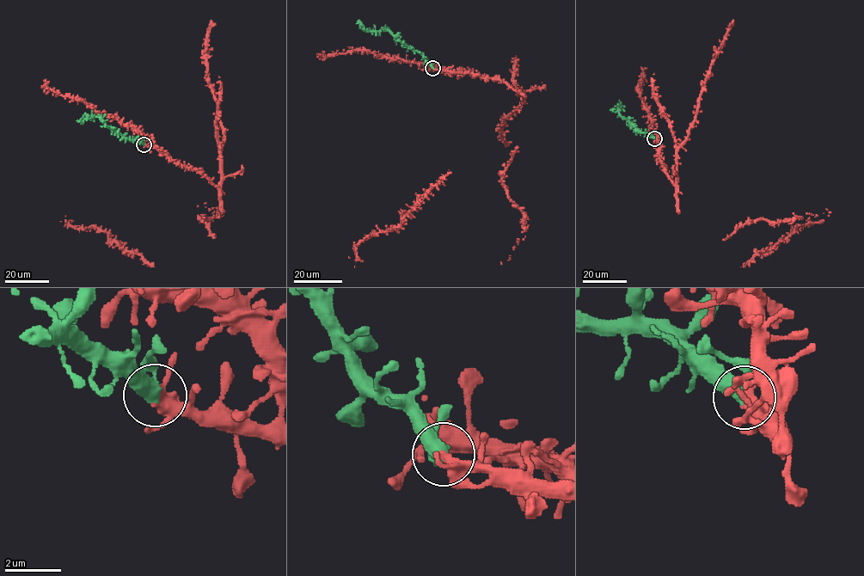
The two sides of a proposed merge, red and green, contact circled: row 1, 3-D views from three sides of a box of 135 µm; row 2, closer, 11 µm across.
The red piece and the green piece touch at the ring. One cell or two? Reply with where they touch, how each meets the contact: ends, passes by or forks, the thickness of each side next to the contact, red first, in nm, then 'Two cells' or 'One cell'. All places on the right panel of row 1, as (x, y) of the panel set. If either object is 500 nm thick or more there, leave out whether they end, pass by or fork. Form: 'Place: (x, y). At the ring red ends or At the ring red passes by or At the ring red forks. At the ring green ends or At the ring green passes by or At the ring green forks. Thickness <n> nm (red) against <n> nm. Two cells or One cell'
Place: (654, 138). At the ring red forks. At the ring green passes by. Thickness 320 nm (red) against 400 nm. One cell

